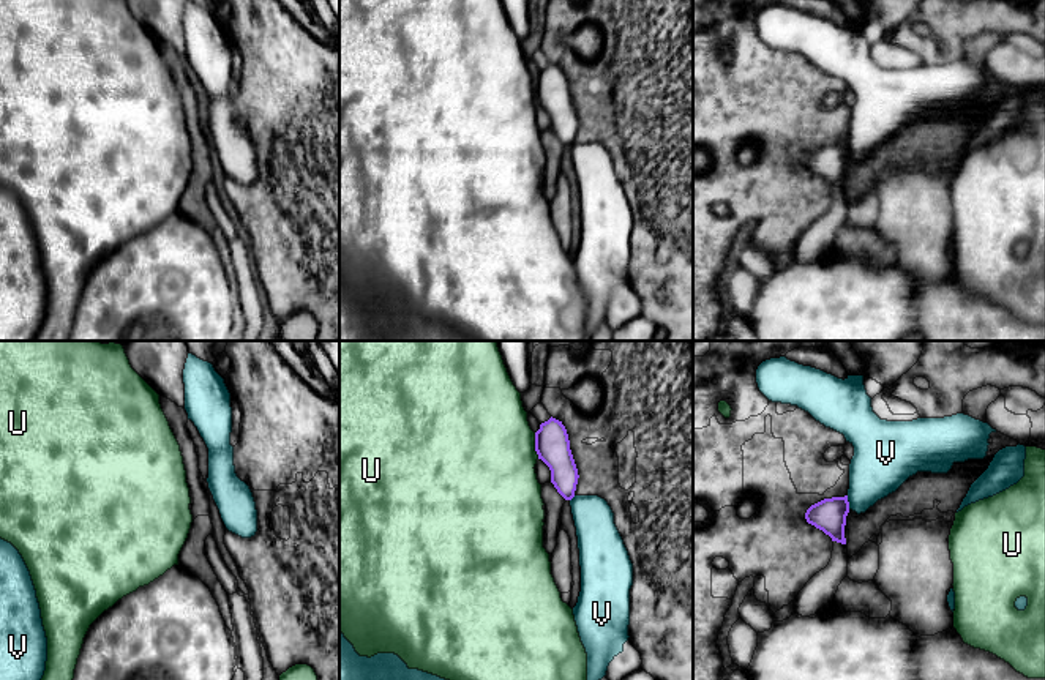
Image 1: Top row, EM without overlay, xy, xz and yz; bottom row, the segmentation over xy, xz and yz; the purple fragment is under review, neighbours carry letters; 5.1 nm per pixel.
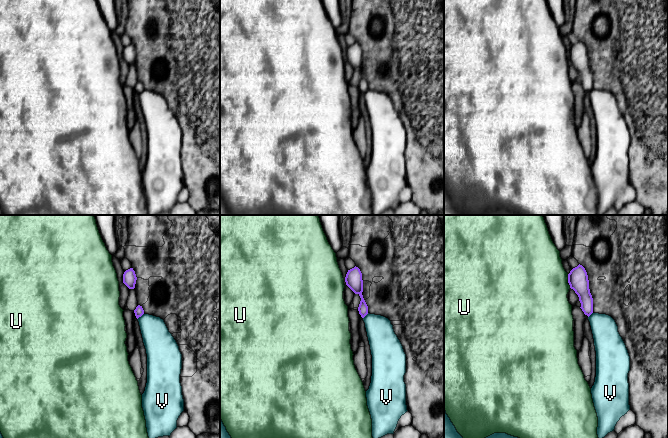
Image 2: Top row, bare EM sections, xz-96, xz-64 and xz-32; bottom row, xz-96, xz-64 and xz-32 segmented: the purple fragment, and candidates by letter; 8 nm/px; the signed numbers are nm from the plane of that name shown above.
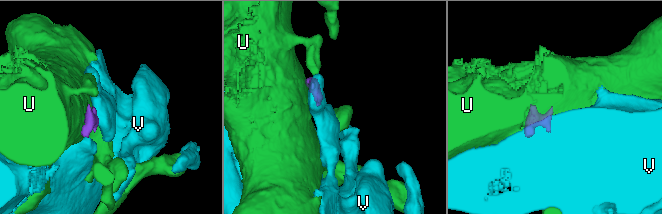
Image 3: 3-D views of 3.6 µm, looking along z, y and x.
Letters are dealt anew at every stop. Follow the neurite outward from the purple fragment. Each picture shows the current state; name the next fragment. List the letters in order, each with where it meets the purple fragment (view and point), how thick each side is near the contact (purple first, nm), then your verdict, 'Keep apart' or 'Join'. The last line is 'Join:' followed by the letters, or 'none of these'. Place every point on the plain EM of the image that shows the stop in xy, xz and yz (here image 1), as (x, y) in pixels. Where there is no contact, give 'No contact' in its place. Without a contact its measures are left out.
U: Touches purple at xz (535, 92). Thickness 180 nm (purple) against 500 nm. Keep apart
V: Touches purple at yz (848, 149). Thickness 170 nm (purple) against 300 nm. Keep apart
Join: none of these

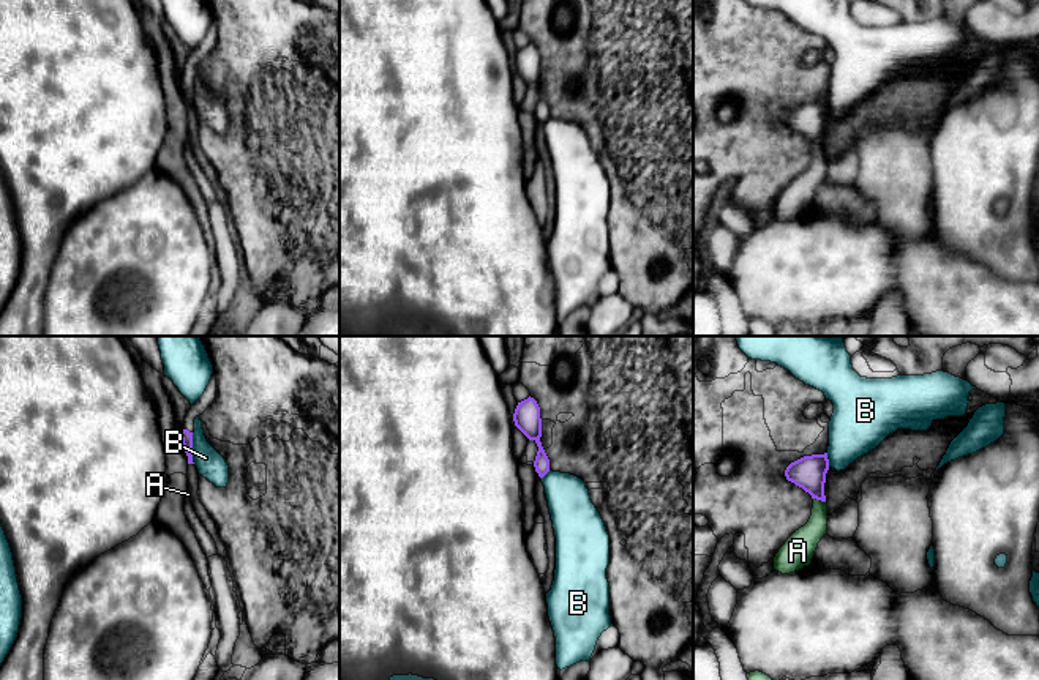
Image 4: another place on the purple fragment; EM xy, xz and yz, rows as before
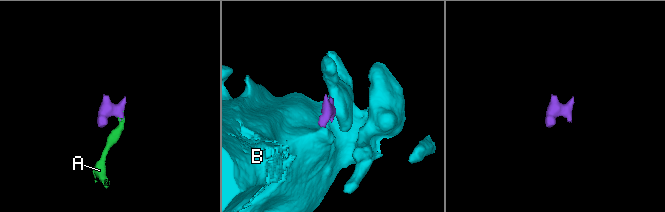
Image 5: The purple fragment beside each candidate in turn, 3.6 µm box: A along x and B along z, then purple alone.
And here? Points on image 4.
A: Touches purple at yz (820, 145). Thickness 170 nm (purple) against 150 nm. Join
B: Touches purple at xy (191, 95). Thickness 60 nm (purple) against 140 nm. Keep apart
Join: A

